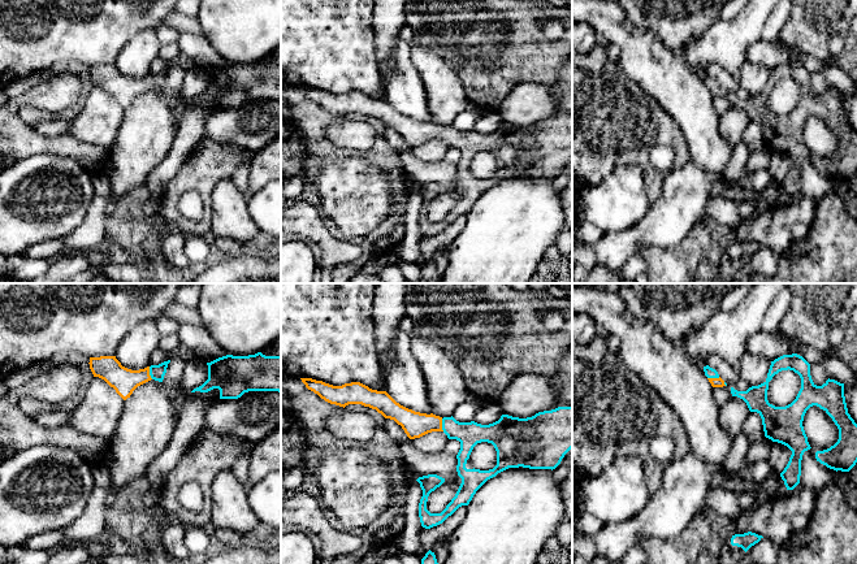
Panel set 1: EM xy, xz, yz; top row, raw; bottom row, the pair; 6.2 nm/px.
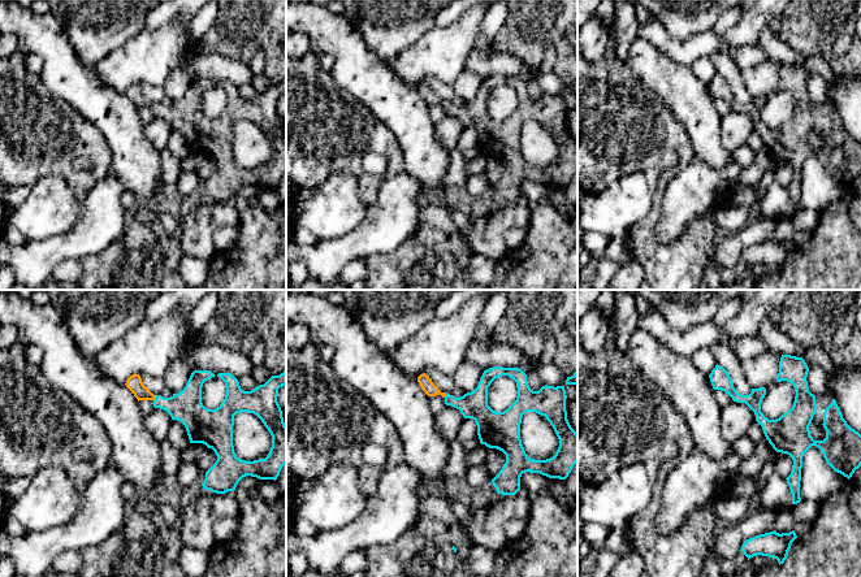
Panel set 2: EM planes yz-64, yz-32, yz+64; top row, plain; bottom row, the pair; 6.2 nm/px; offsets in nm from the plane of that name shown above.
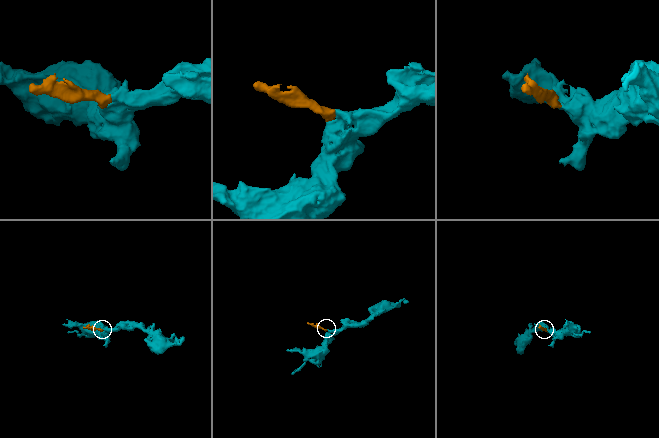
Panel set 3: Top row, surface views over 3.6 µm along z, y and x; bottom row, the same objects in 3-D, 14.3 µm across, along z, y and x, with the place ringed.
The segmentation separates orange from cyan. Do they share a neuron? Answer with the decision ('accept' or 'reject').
accept

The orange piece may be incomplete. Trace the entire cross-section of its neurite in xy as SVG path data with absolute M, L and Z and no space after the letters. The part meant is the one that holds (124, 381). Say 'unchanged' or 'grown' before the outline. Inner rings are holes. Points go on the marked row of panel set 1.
grown | M116 356L90 357L90 369L94 377L104 379L116 392L126 400L133 391L151 381L163 382L170 360L144 369L131 370L121 365Z

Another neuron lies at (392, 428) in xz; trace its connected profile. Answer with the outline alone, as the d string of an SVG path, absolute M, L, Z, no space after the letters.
M385 418L384 421L385 431L397 442L411 442L411 439L407 437L404 430L401 425L398 425L394 420Z

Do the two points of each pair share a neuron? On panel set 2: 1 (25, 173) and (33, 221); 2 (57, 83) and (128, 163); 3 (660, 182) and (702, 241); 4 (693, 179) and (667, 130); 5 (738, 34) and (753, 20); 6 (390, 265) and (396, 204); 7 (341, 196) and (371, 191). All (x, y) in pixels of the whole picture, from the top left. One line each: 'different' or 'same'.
1: different
2: same
3: same
4: different
5: same
6: different
7: different

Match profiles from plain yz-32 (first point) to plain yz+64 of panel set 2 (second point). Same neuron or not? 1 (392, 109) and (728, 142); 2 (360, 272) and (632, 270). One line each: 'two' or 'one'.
1: two
2: one

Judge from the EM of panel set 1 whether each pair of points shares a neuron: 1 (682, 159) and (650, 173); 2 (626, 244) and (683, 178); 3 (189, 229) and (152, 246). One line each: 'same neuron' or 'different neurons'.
1: same neuron
2: same neuron
3: same neuron

